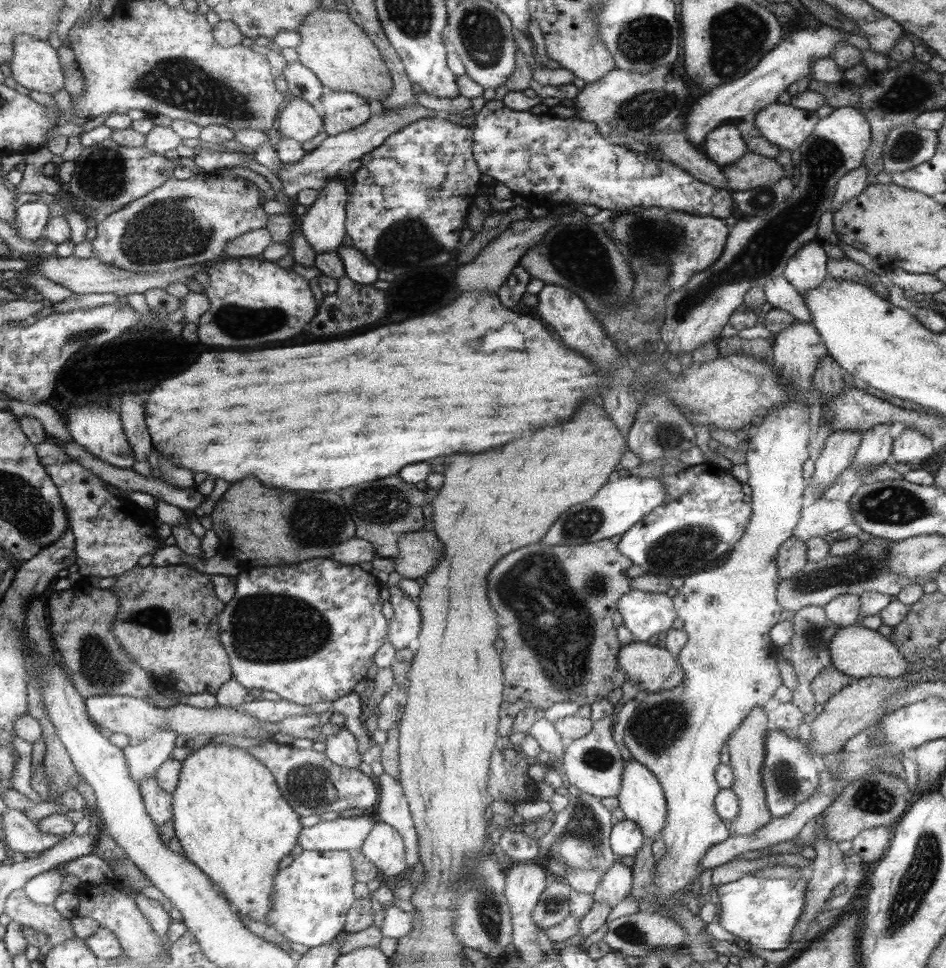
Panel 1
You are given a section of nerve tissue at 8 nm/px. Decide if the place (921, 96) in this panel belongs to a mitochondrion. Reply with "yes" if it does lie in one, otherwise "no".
yes

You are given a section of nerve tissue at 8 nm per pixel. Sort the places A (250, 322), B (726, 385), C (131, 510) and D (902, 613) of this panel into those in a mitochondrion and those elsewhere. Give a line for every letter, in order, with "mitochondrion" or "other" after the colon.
A: mitochondrion
B: other
C: other
D: other

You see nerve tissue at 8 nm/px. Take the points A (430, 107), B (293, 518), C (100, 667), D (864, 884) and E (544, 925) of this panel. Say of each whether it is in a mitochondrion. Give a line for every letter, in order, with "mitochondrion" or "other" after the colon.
A: other
B: mitochondrion
C: mitochondrion
D: other
E: other

